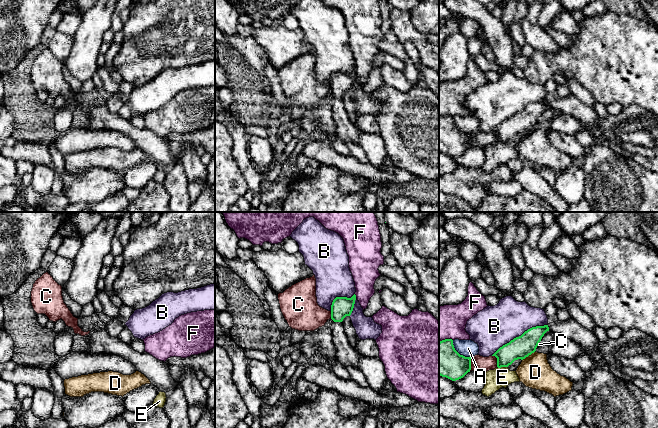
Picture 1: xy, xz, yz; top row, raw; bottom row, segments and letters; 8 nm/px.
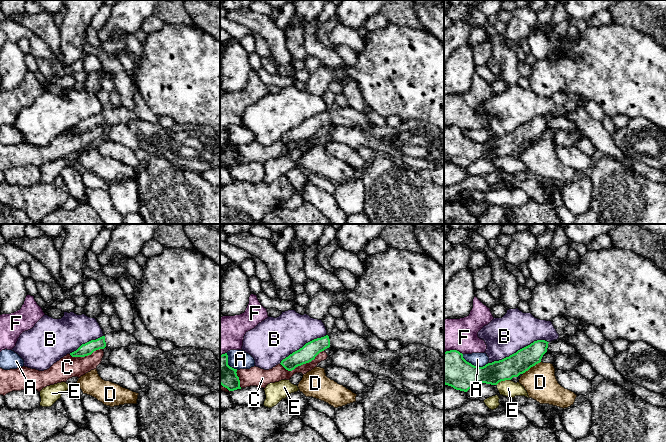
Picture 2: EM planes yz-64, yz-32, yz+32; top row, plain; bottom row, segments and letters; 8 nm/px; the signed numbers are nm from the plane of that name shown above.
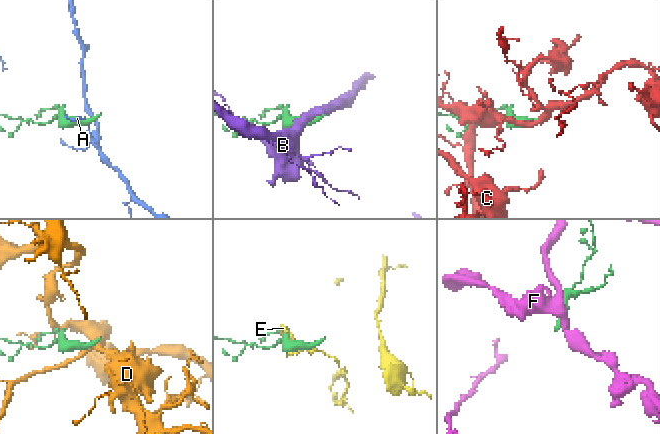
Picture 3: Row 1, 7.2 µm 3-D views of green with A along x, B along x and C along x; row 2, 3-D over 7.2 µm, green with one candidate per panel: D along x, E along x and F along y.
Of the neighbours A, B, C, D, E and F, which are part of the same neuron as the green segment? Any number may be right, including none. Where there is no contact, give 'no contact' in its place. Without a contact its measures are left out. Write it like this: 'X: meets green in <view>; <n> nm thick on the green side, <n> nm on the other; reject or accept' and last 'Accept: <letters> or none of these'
A: meets green in yz; 280 nm thick on the green side, 140 nm on the other; reject
B: meets green in yz; 180 nm thick on the green side, 320 nm on the other; reject
C: meets green in yz; 180 nm thick on the green side, 130 nm on the other; reject
D: meets green in yz; 180 nm thick on the green side, 260 nm on the other; reject
E: meets green in yz; 180 nm thick on the green side, 160 nm on the other; reject
F: meets green in xz; 160 nm thick on the green side, 220 nm on the other; reject
Accept: none of these

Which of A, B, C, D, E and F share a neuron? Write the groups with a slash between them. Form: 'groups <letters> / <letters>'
groups A / B / C / D / E / F

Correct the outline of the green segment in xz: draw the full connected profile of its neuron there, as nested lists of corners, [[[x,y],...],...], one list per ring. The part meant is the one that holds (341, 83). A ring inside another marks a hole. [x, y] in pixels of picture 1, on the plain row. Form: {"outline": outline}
{"outline": [[[354,70],[351,74],[336,73],[331,81],[331,95],[334,97],[331,104],[333,118],[336,124],[336,135],[344,142],[358,144],[360,130],[348,117],[343,102],[343,95],[350,92],[356,76]]]}

